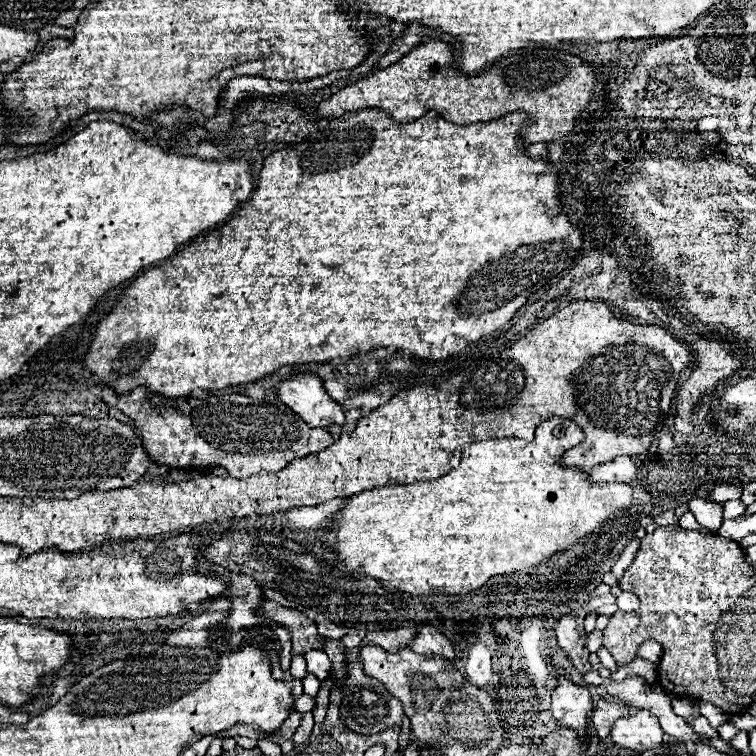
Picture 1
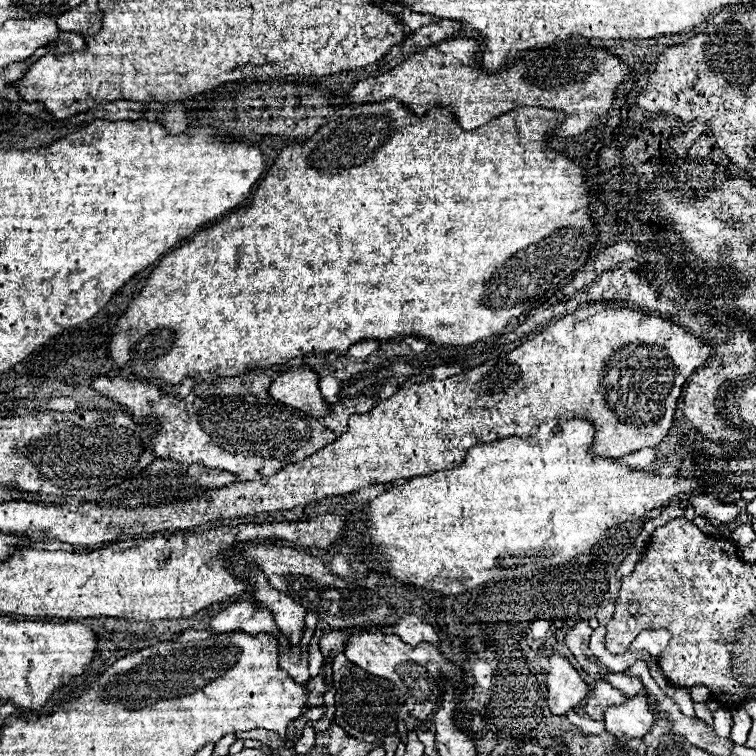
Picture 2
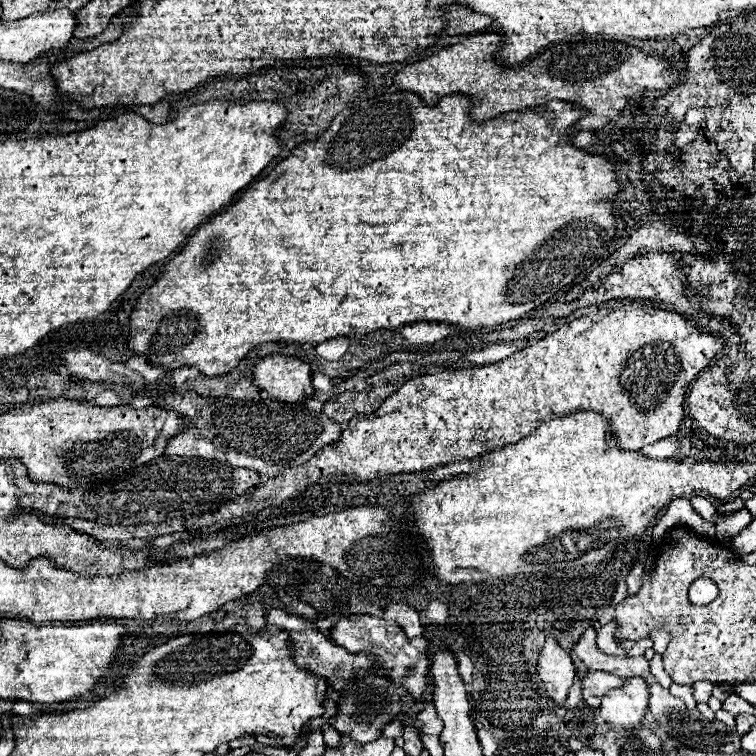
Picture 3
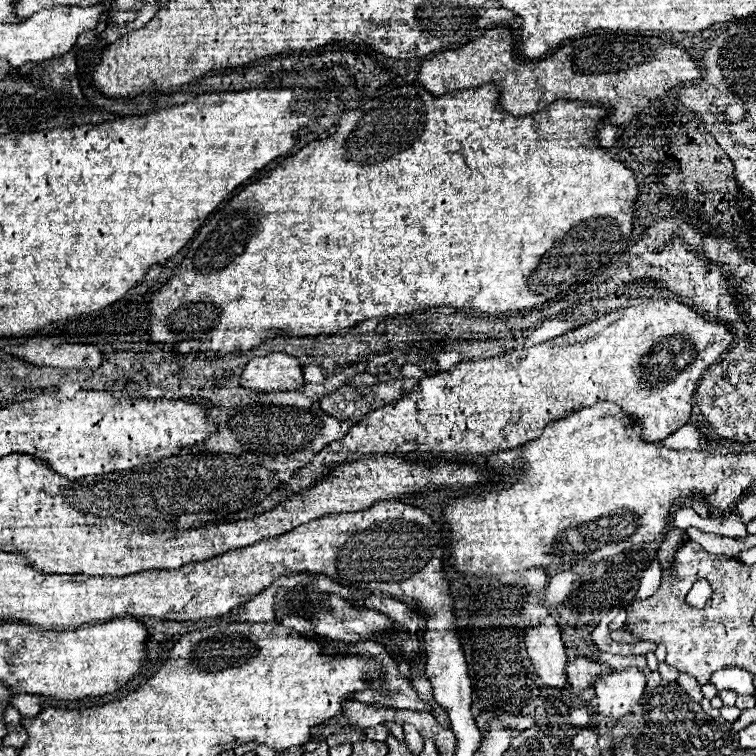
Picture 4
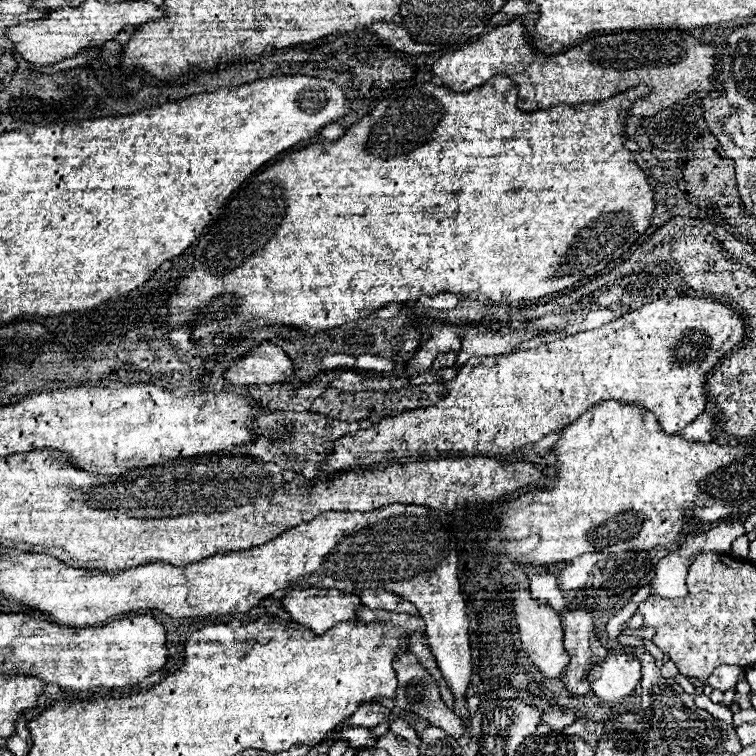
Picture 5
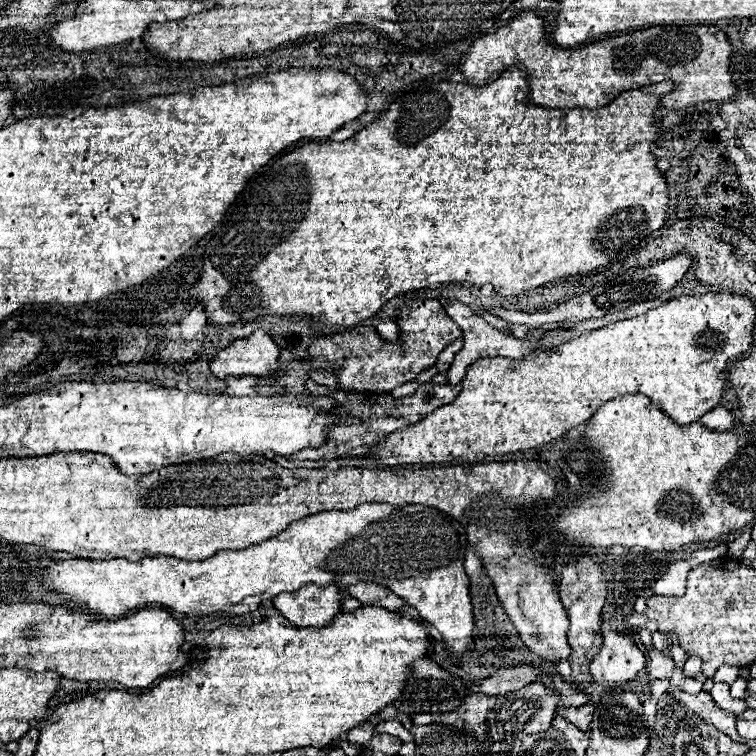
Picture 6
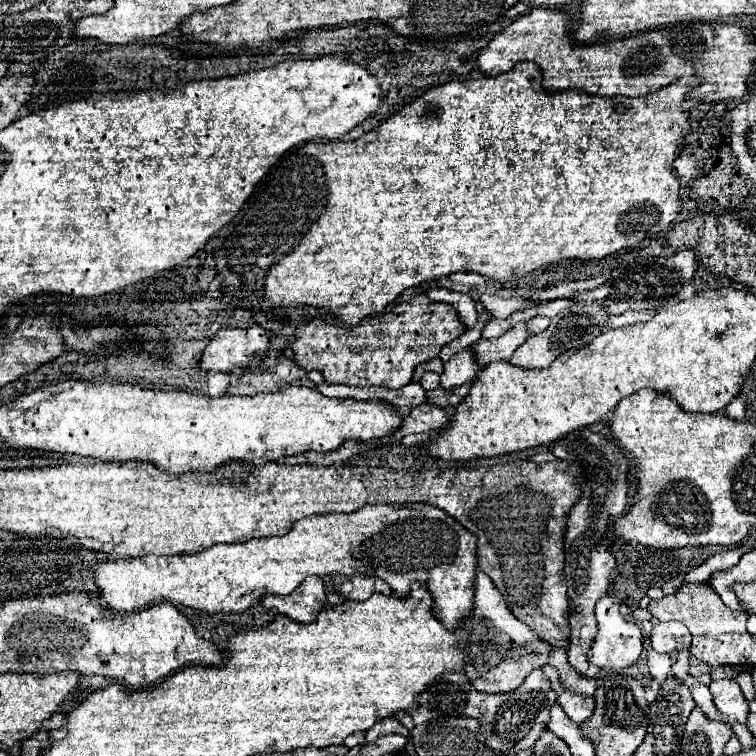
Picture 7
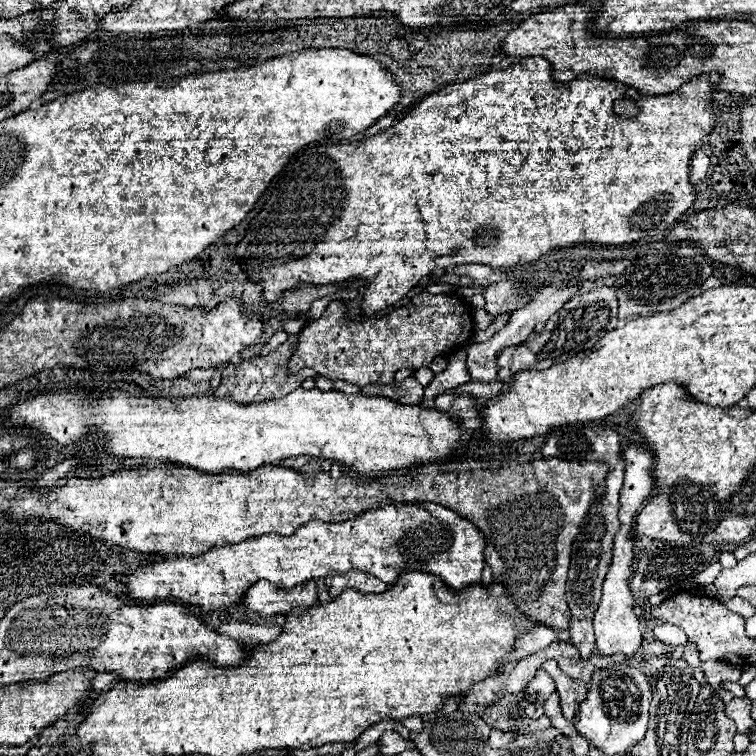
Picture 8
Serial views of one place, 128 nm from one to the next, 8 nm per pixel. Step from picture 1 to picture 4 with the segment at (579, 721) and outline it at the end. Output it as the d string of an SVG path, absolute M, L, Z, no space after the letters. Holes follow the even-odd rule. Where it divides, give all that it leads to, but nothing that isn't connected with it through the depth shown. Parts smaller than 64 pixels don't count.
M544 618L526 630L526 650L544 684L552 688L566 686L566 648L554 618Z

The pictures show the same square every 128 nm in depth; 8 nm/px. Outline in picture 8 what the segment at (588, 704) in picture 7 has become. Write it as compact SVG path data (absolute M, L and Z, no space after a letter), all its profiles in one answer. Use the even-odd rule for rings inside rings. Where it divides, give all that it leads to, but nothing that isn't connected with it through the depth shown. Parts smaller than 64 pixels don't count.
M548 660L542 664L542 668L550 674L550 678L556 682L556 692L560 696L560 706L562 706L562 714L566 720L574 720L578 706L586 700L586 692L588 692L588 684L582 684L580 680L574 680L570 676L566 676L560 666L554 660Z

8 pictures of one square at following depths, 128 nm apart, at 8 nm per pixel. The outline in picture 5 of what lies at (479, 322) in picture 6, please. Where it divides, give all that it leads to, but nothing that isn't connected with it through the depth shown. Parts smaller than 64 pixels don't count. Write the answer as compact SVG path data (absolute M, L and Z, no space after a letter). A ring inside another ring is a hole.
M462 326L464 340L458 352L456 368L460 368L472 356L486 356L486 354L508 354L514 352L516 344L522 344L534 336L532 330L504 330L494 332L484 326Z

